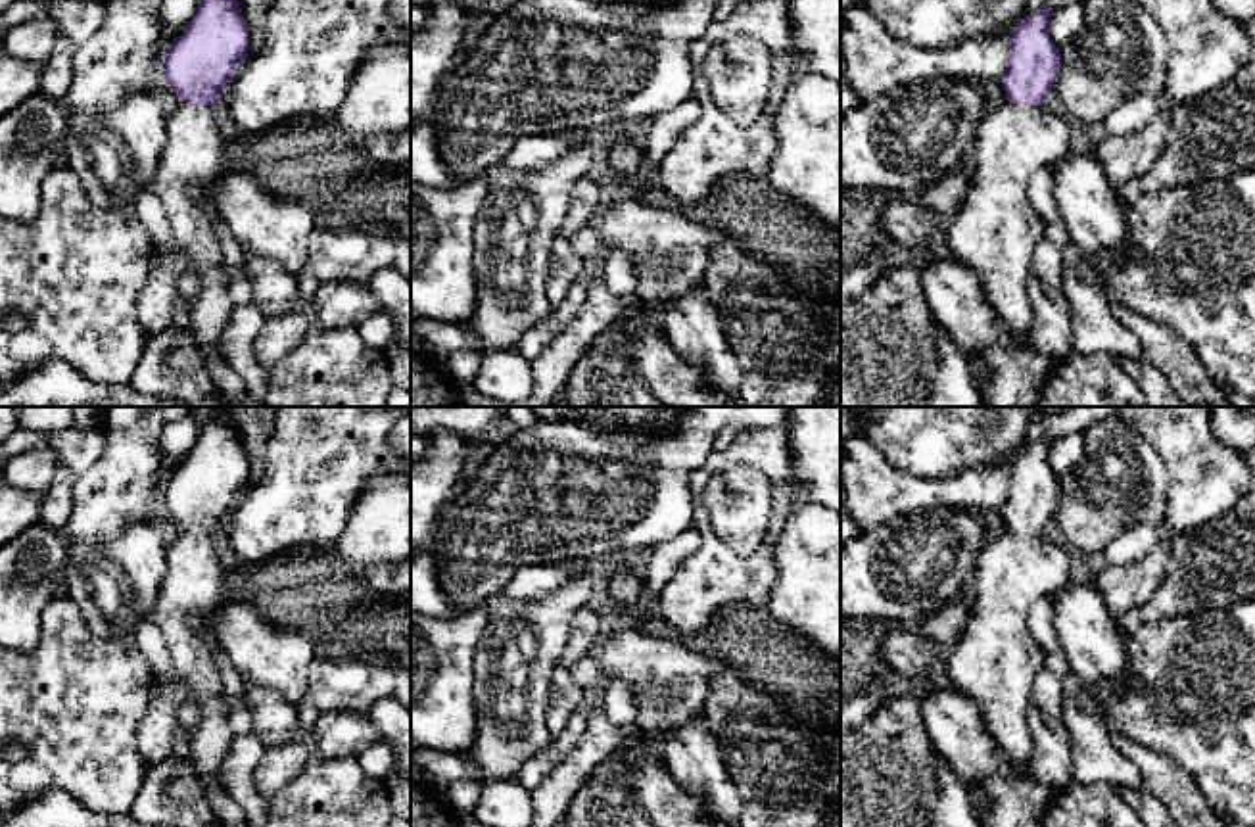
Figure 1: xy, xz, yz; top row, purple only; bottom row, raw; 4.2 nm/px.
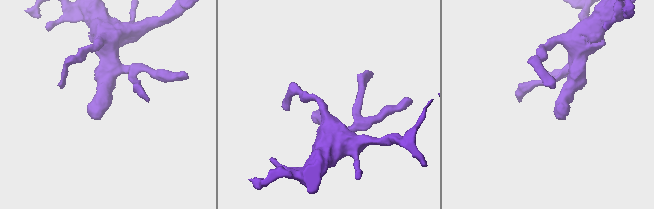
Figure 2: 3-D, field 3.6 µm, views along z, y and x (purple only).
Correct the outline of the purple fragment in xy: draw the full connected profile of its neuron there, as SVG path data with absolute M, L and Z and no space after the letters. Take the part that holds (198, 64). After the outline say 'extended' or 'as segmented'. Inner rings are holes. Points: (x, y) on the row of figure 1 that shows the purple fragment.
M200 0L198 12L163 54L163 69L169 88L178 104L165 119L167 142L152 184L152 192L163 203L173 232L171 259L180 271L198 280L198 294L190 301L190 322L201 355L223 359L221 334L225 332L234 303L225 280L225 259L215 224L221 219L217 194L228 175L234 154L217 123L215 106L232 75L248 58L249 31L238 0Z; extended

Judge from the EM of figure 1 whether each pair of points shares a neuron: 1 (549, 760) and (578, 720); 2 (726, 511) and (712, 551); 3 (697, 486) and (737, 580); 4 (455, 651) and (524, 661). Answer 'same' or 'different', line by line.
1: same
2: different
3: same
4: different

